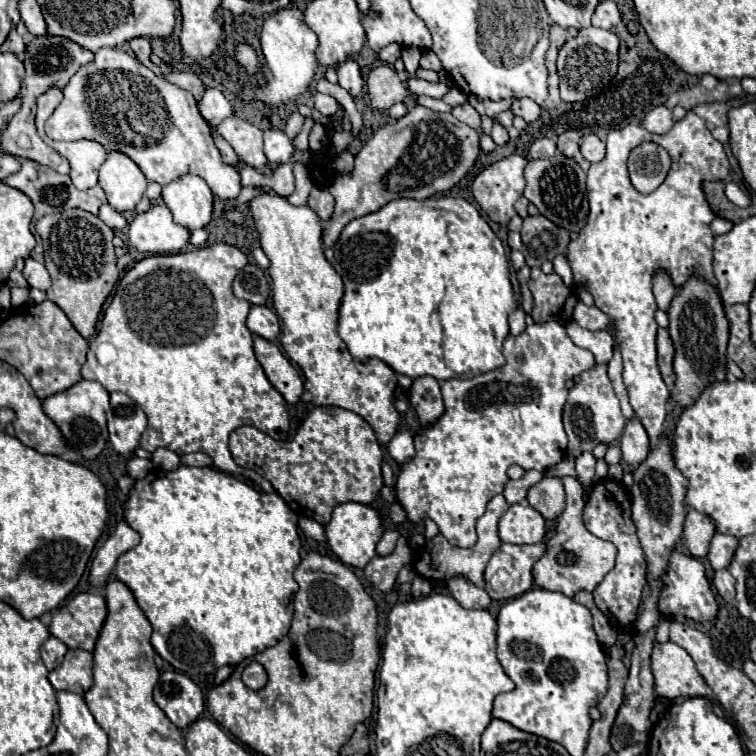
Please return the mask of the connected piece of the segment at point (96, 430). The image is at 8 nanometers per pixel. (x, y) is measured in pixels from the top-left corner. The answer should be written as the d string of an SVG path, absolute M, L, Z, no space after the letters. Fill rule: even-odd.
M82 379L76 385L72 385L66 391L60 391L56 395L50 395L42 401L44 413L60 427L64 433L68 445L76 449L82 457L94 459L100 455L108 441L108 429L106 429L106 411L110 407L108 403L108 391L98 381Z

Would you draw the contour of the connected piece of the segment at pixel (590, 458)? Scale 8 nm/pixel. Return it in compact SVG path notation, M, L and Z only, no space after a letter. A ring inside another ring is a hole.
M580 453L580 457L576 457L576 477L584 487L584 493L592 487L594 465L596 465L596 457L592 453Z

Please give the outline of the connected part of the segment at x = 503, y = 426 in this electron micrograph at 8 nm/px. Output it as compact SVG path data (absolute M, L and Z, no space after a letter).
M556 321L530 325L530 335L528 331L516 337L508 335L502 353L506 363L500 369L472 379L440 381L446 411L424 431L424 435L416 435L416 455L410 463L400 467L396 479L396 497L404 511L408 509L408 519L420 523L428 515L436 521L440 533L458 547L472 547L476 543L476 521L482 517L486 503L496 493L502 493L506 469L510 465L520 465L526 471L544 471L562 461L568 443L562 427L562 407L568 397L568 385L582 371L594 367L594 355L588 349L574 345L566 335L566 329Z

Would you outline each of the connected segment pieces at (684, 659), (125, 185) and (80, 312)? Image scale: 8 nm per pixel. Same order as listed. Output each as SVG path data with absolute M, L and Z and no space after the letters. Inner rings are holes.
M662 643L656 645L652 651L652 673L654 673L654 681L656 681L656 695L666 697L666 699L676 699L676 697L704 697L704 699L712 699L714 693L712 689L706 685L706 681L702 679L702 675L698 673L692 657L676 643Z
M108 151L106 161L100 167L98 183L104 189L108 203L120 213L134 211L148 185L140 167L126 153L116 151Z
M82 209L44 215L36 223L36 231L44 241L46 269L52 277L52 287L46 291L48 299L68 315L82 337L90 339L96 331L102 305L120 277L112 245L114 231ZM90 273L98 273L98 277L94 279Z

